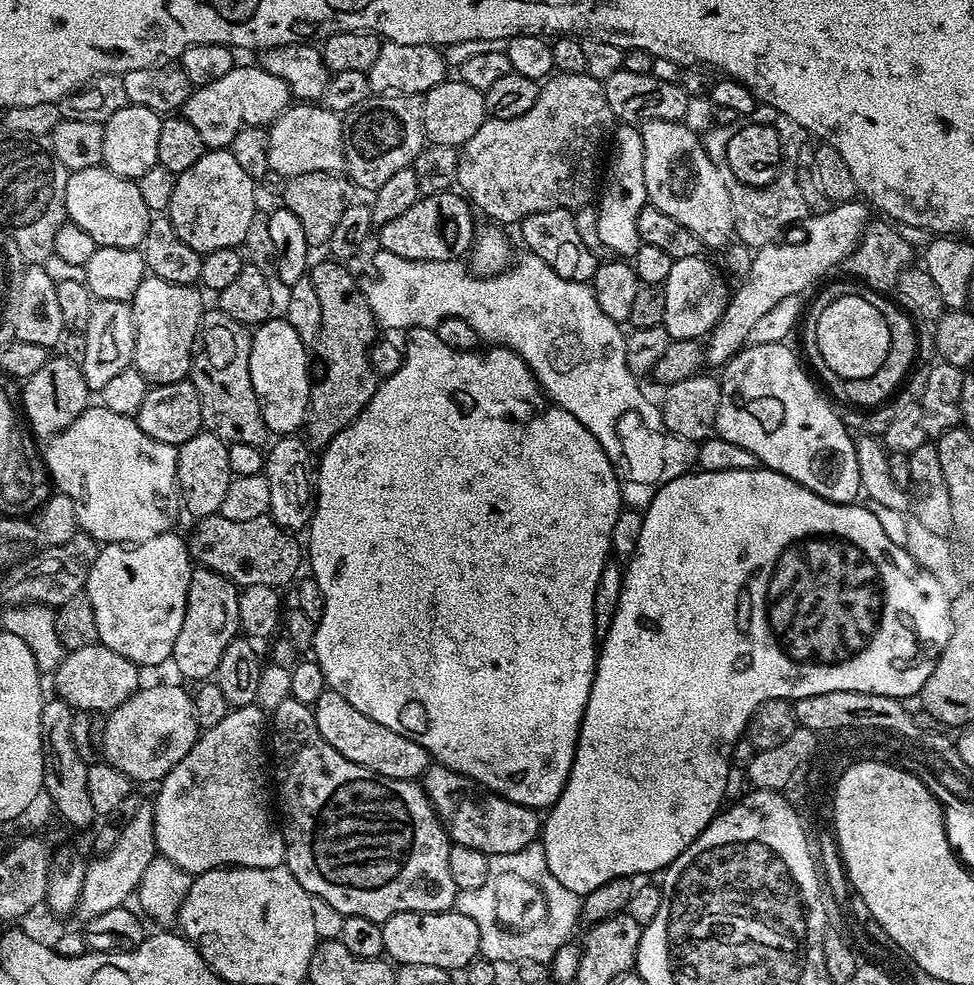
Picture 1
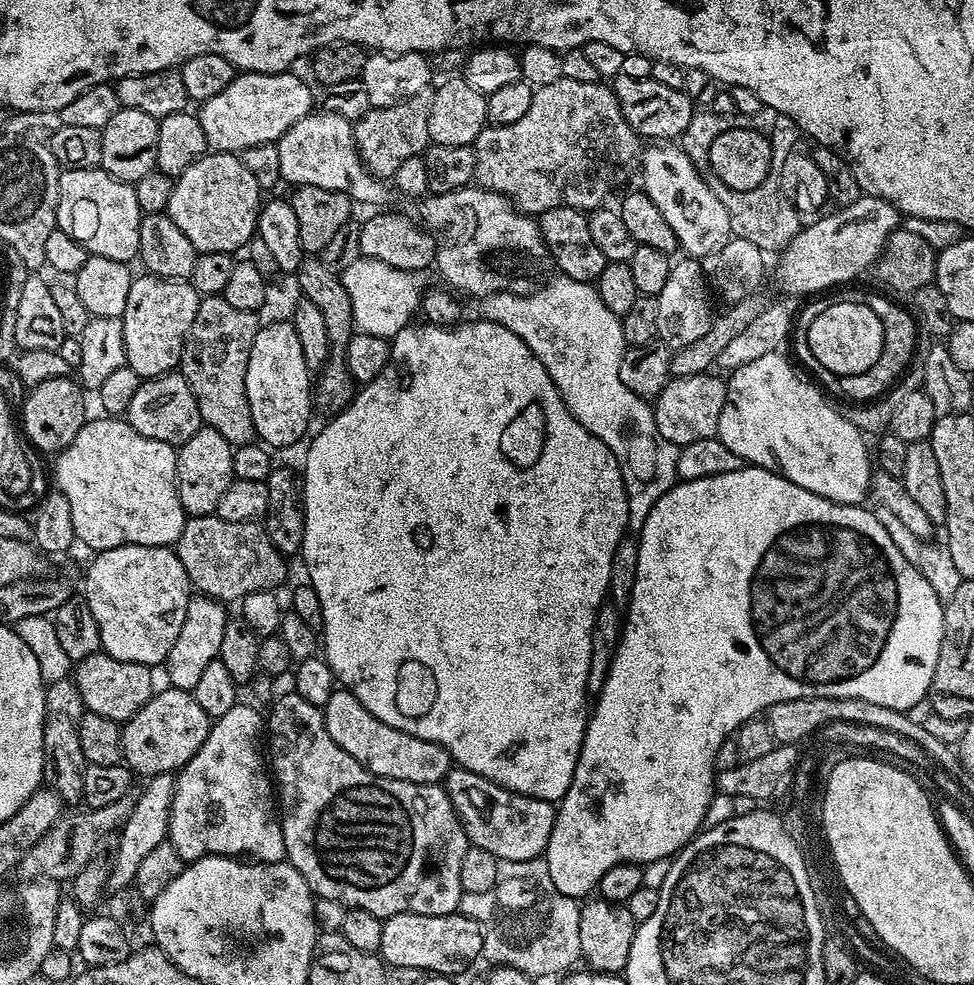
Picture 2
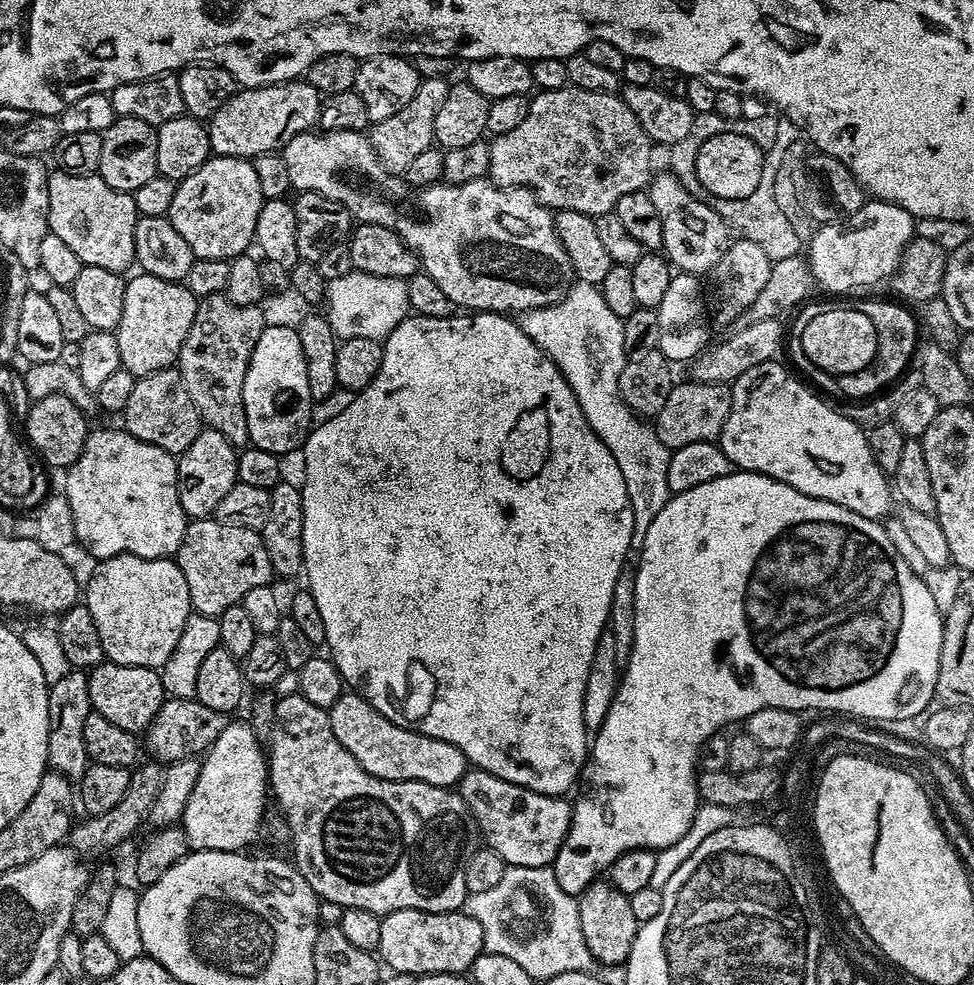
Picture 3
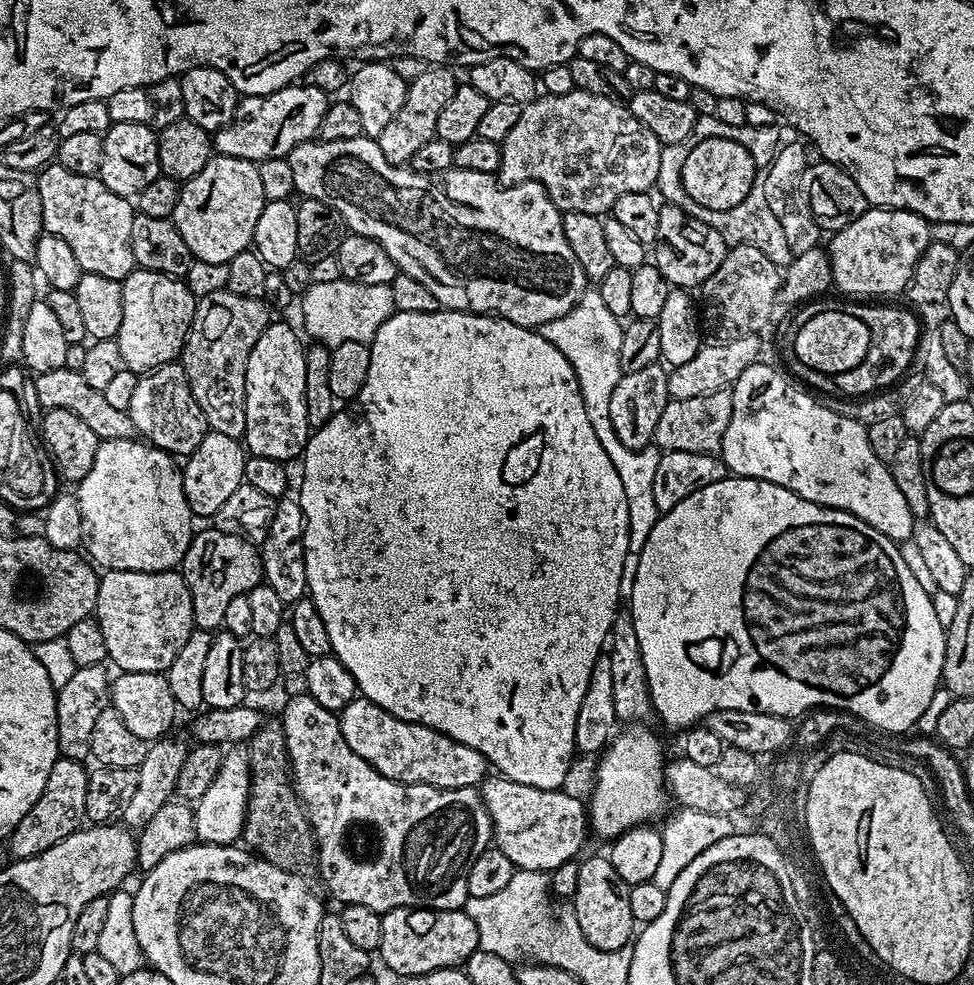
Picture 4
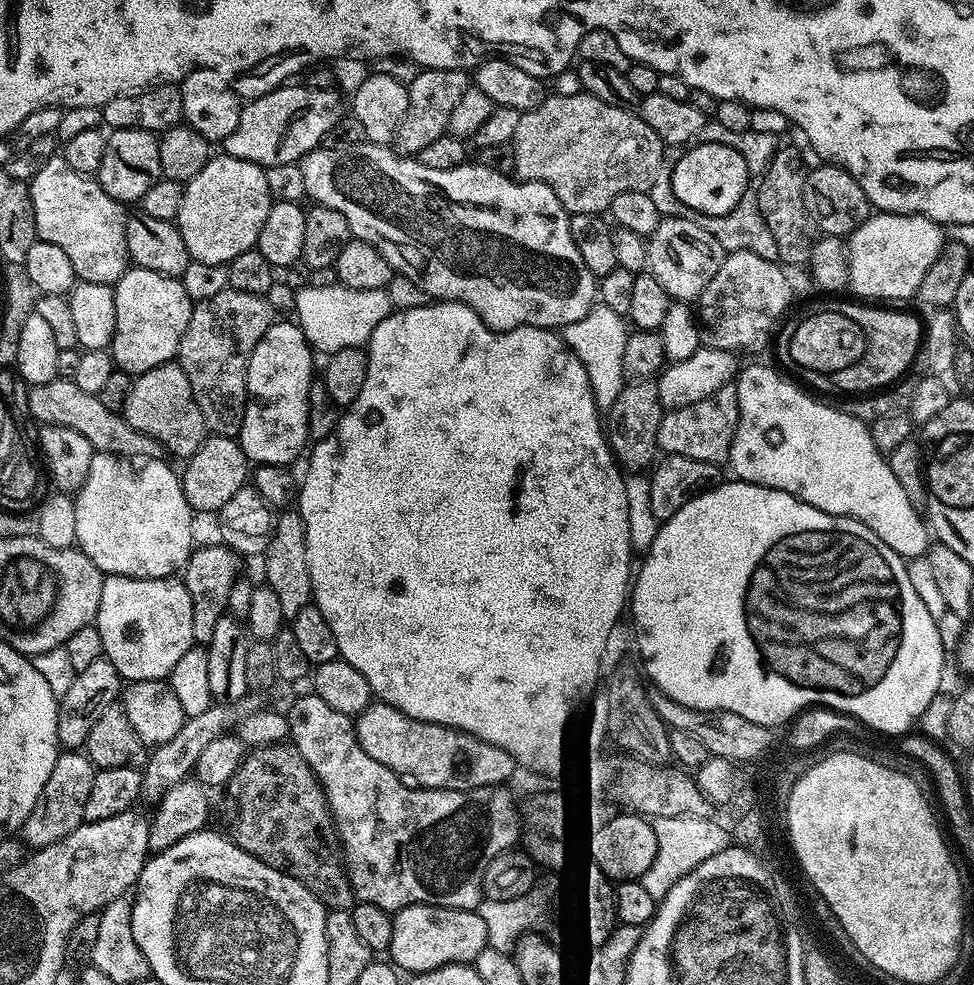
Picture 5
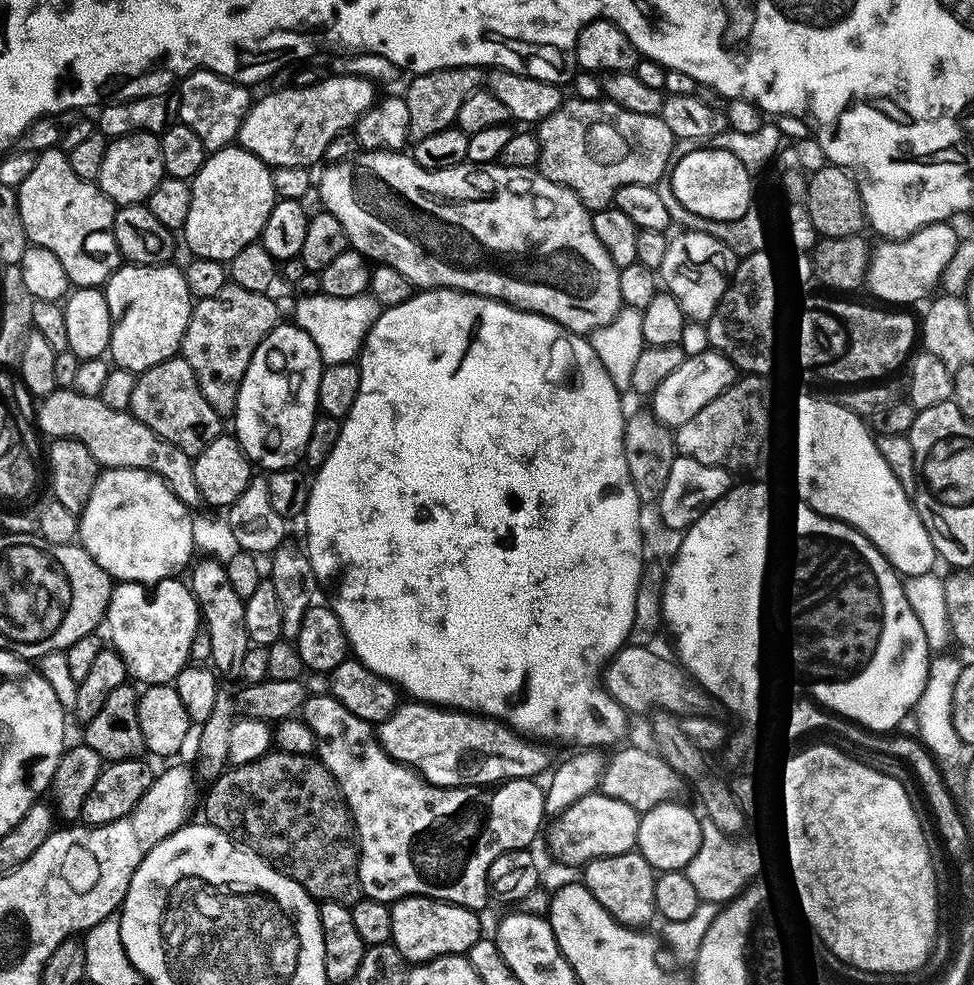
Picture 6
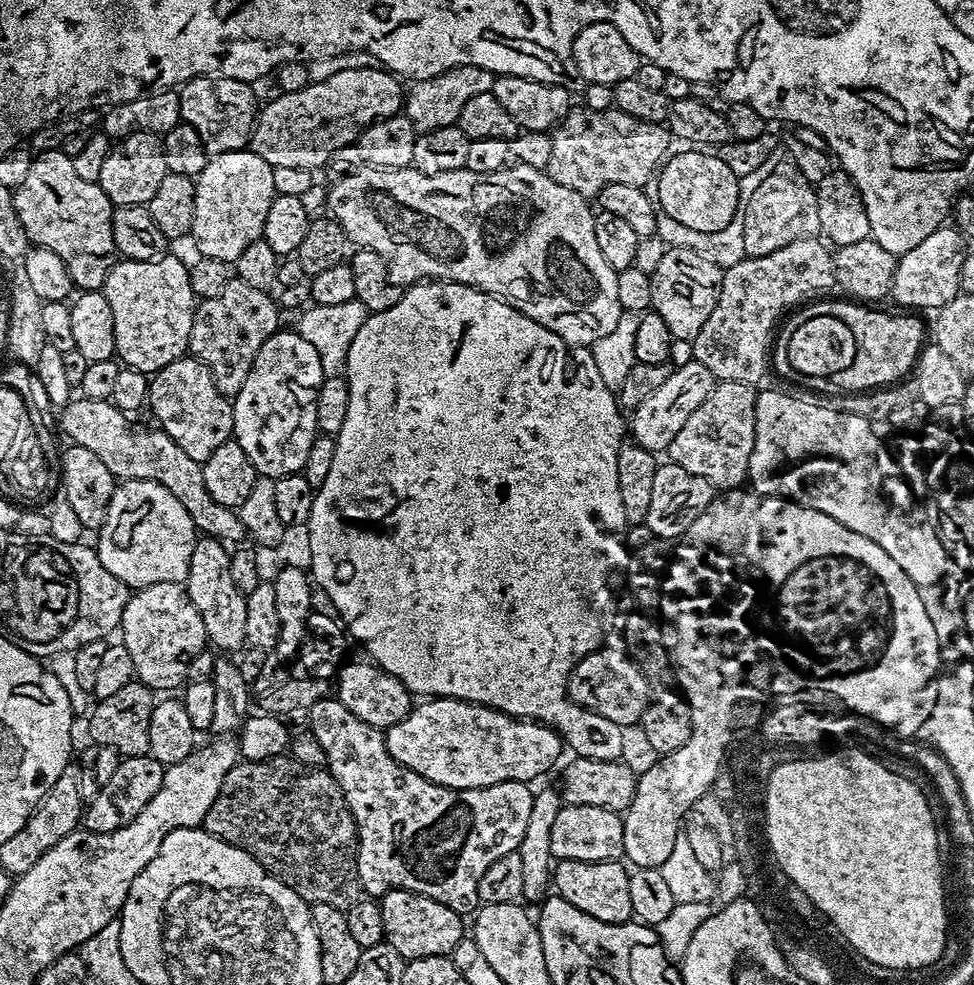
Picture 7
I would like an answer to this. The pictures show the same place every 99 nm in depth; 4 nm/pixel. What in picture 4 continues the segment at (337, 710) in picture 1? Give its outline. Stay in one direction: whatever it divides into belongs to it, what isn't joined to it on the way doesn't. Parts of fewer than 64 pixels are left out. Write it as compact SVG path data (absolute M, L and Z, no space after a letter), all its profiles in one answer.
M363 698L352 699L351 702L339 713L340 729L346 738L346 742L362 757L371 760L381 772L391 774L396 778L404 778L412 768L412 748L424 740L424 776L423 783L433 784L435 788L459 789L460 780L468 786L476 786L483 778L484 772L476 764L464 760L459 764L456 761L457 745L441 732L435 732L433 728L425 728L423 724L407 724L399 720L397 716L378 707L373 700Z

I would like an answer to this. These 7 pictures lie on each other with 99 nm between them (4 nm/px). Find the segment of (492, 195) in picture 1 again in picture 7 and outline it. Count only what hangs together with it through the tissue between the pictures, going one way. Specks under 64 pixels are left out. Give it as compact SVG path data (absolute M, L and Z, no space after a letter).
M614 106L604 110L573 107L550 135L548 177L585 198L599 197L603 188L615 184L639 188L651 185L670 152L670 133L664 124L630 118Z

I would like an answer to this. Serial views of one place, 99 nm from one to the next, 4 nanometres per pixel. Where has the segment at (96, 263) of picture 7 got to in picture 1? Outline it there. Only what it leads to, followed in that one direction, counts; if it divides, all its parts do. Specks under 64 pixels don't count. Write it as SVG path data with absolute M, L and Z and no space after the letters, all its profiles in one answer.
M106 167L78 170L71 173L66 182L66 216L78 230L82 230L102 248L114 246L115 248L139 248L146 238L146 230L150 226L153 213L148 211L146 202L142 202L142 194L134 180L127 180L114 174Z

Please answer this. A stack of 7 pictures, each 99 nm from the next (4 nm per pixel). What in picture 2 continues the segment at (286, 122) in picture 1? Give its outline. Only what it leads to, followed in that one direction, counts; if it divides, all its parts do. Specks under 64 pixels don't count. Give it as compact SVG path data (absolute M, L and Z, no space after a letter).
M320 110L299 119L276 142L280 155L281 179L297 187L312 185L338 190L358 204L382 203L386 198L385 183L379 177L373 176L363 164L353 130L351 121L333 112Z

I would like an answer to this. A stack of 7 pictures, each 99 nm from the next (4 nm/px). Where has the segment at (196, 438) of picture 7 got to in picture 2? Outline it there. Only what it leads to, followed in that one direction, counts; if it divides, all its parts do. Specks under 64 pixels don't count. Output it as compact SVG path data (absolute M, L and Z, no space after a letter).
M179 371L141 379L128 407L126 419L130 426L134 426L134 430L138 430L138 434L146 434L146 438L154 438L173 446L185 444L190 438L194 438L194 434L202 426L198 402L186 378Z

